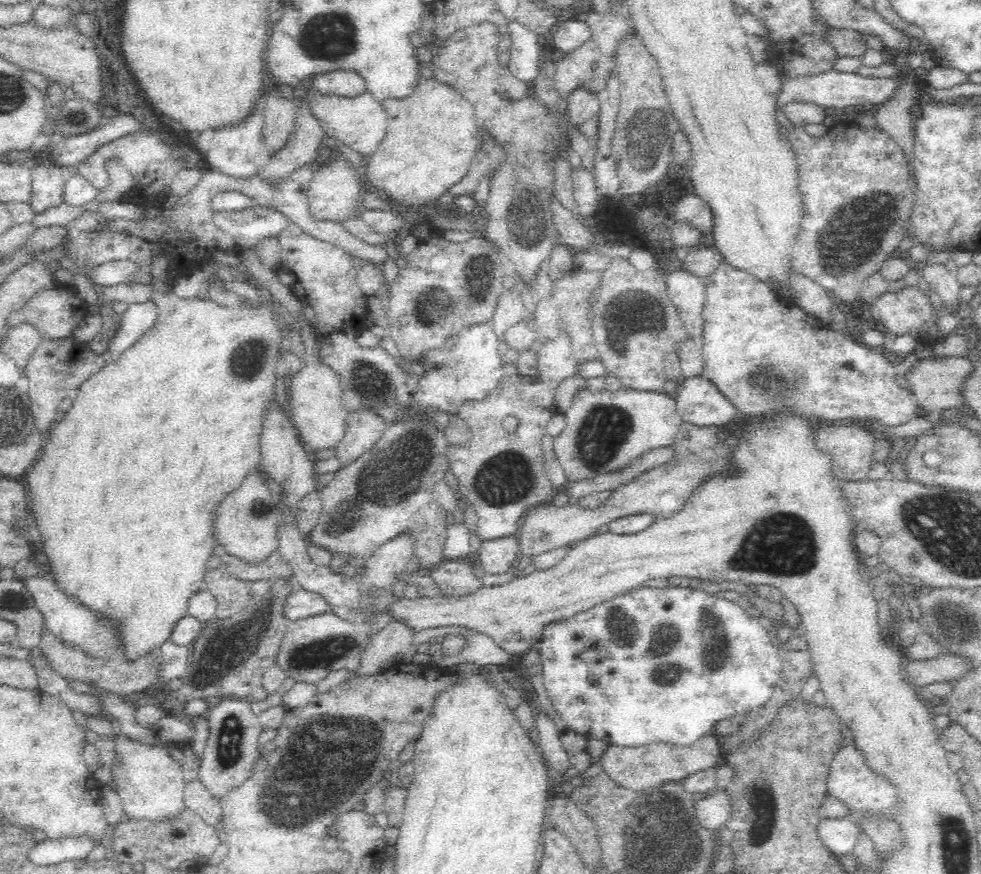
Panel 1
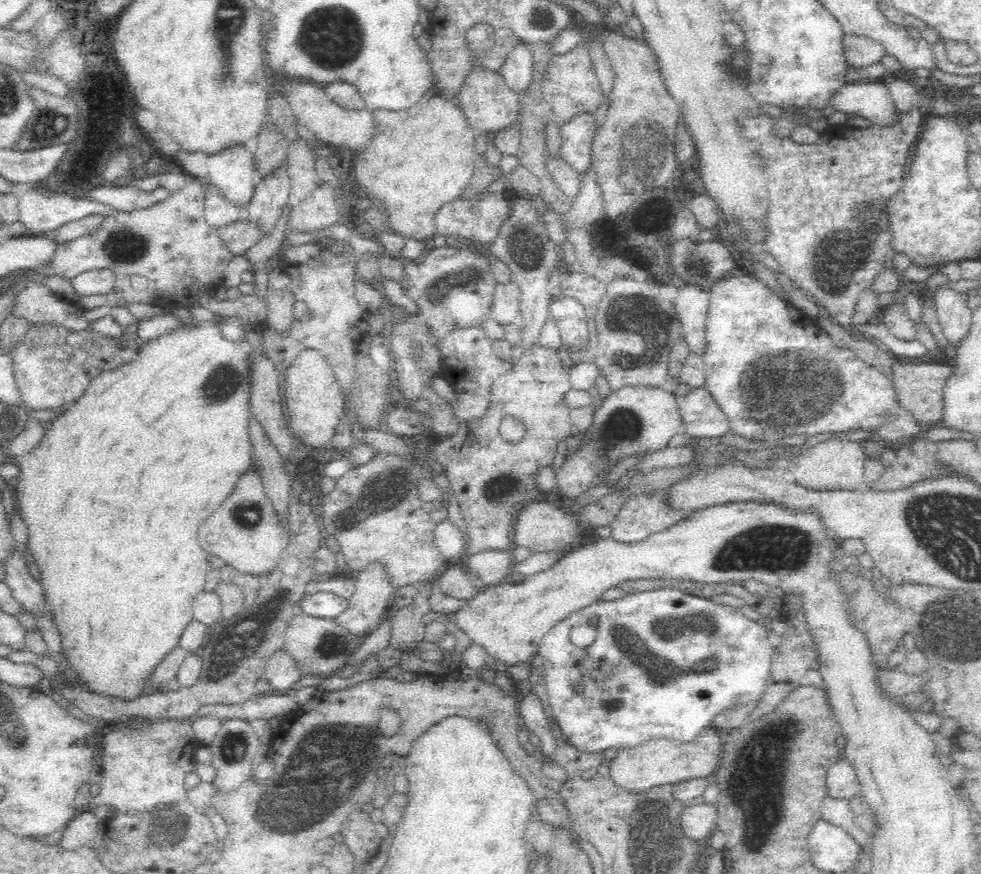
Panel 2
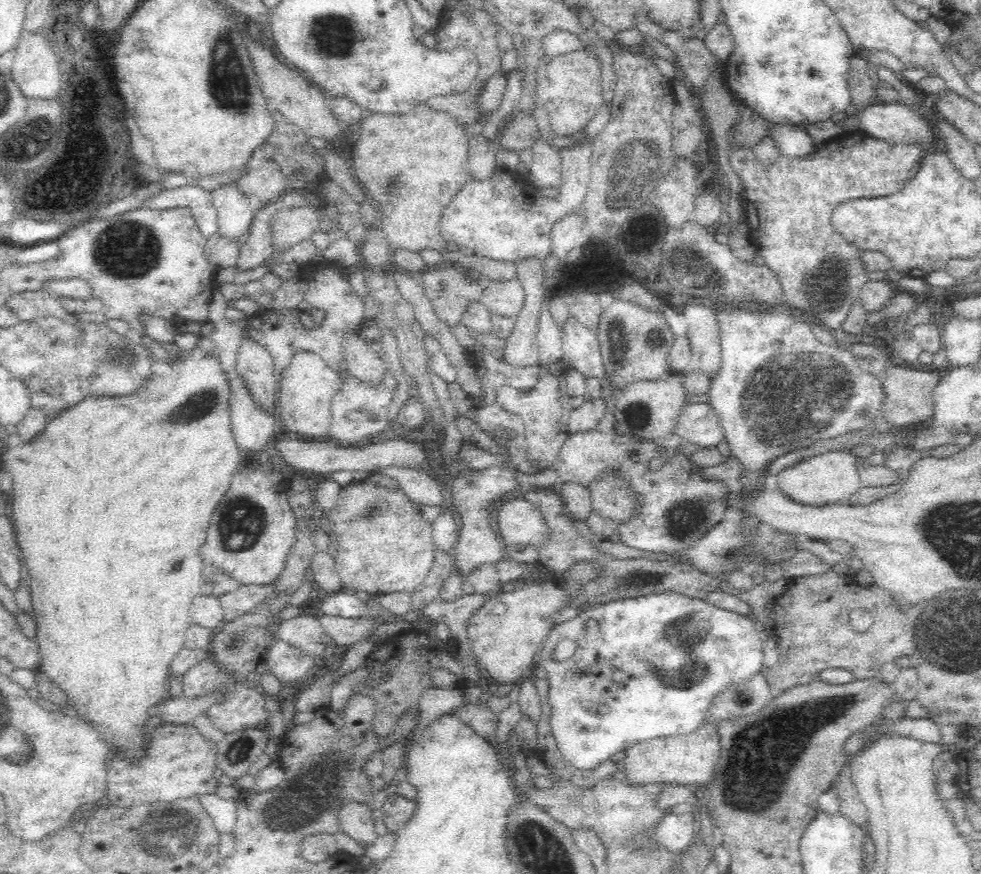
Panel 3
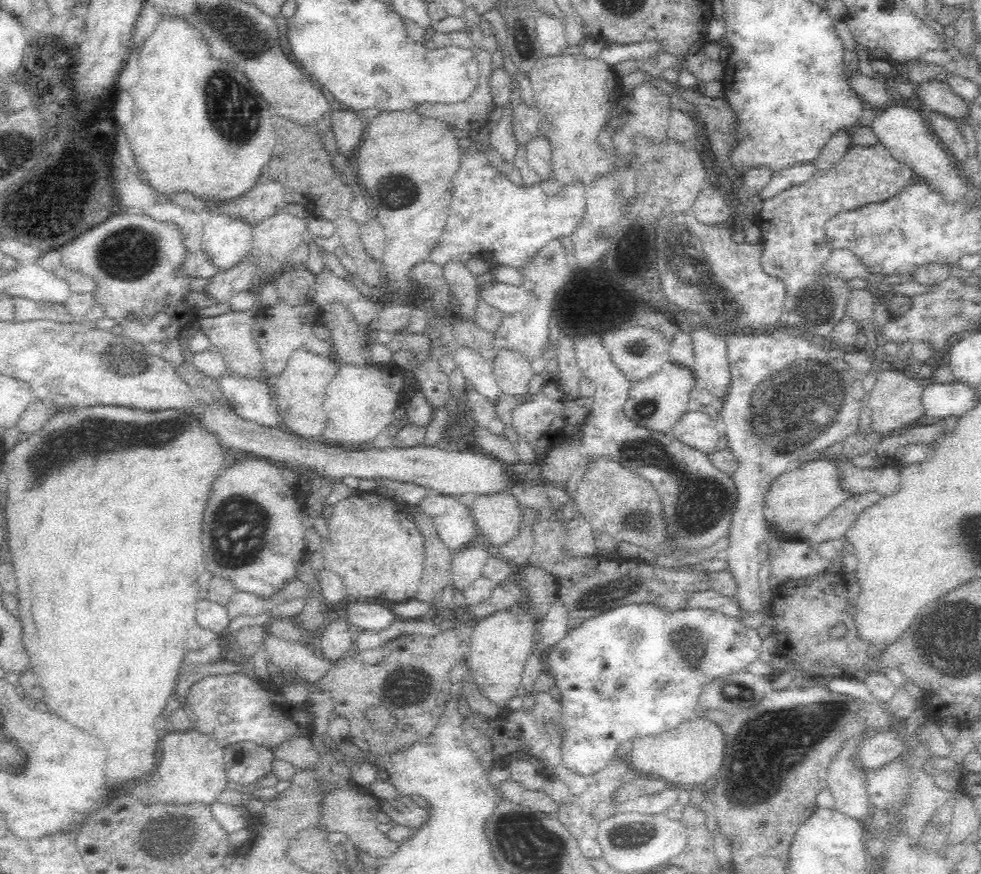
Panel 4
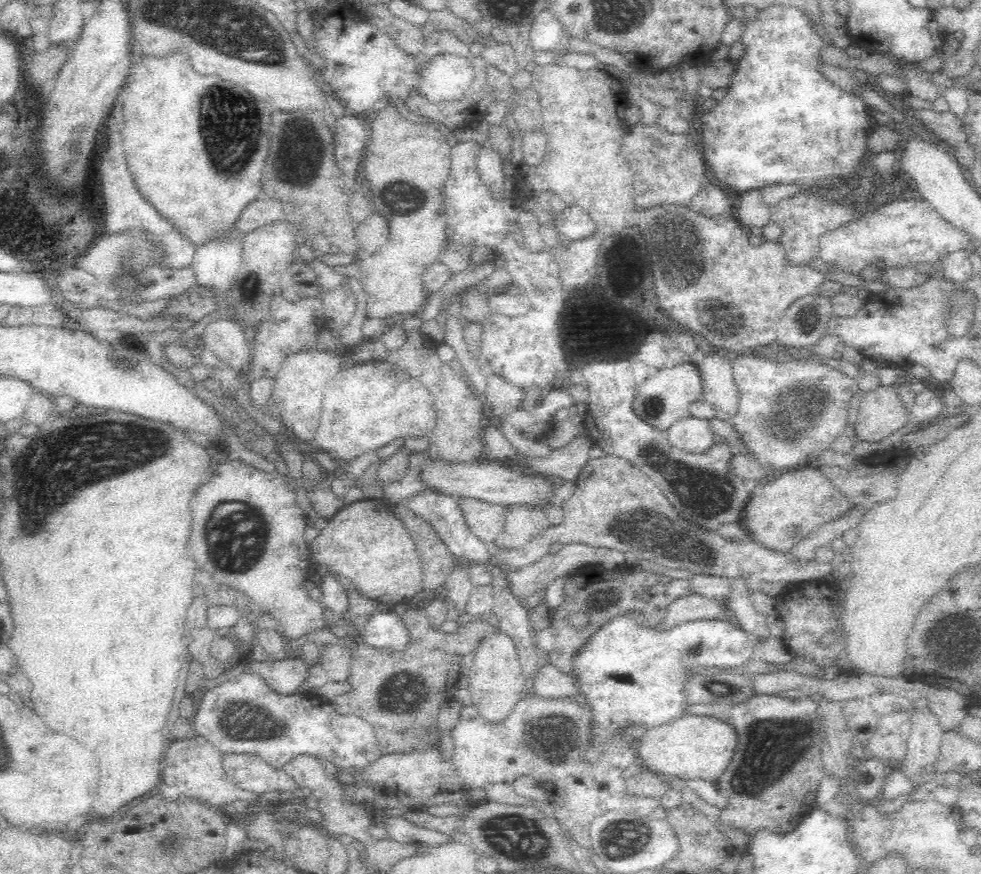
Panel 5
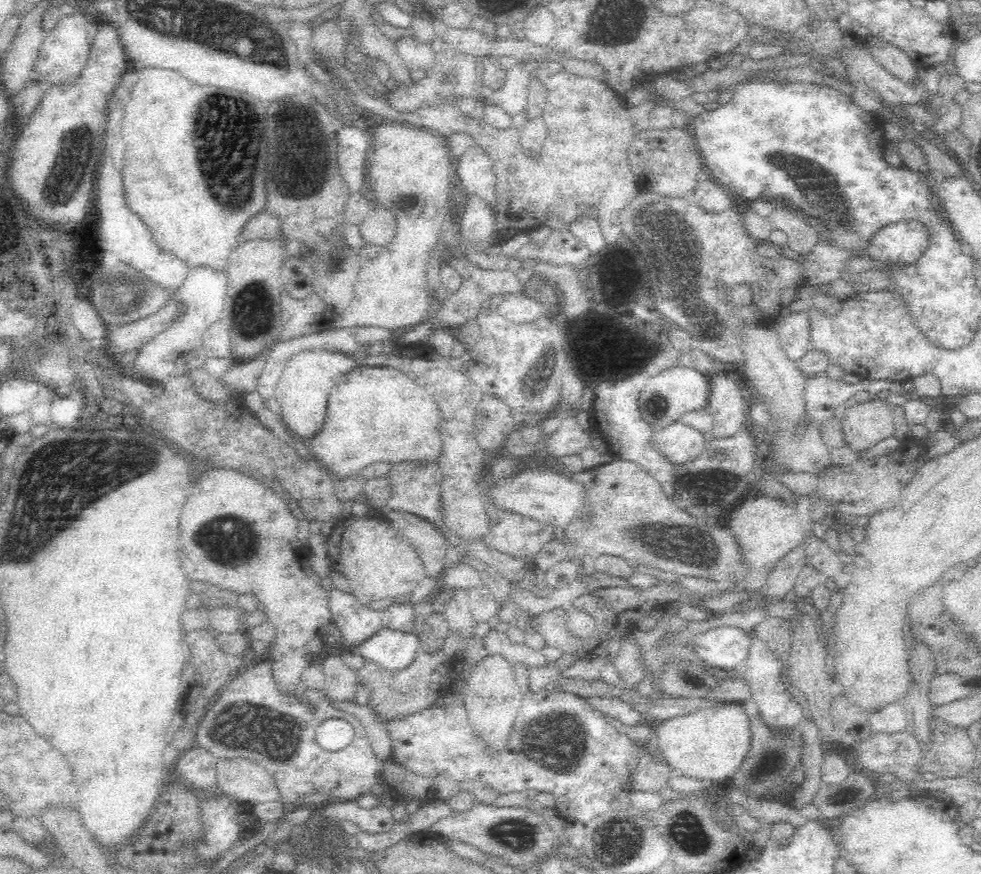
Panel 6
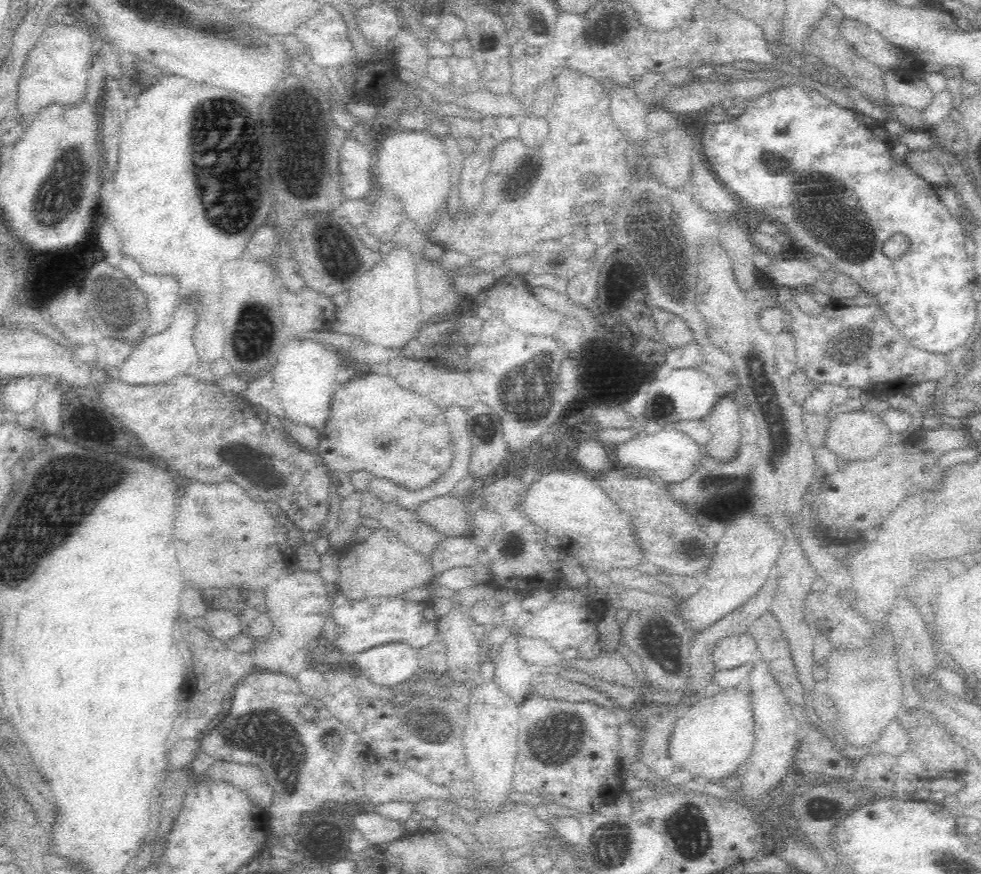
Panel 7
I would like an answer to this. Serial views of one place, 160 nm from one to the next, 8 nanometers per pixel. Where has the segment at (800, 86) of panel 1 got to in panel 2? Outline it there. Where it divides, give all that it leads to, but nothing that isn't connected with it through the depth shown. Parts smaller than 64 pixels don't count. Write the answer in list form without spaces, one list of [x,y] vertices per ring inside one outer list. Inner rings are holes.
[[[873,81],[846,83],[832,107],[847,115],[862,118],[869,126],[888,128],[902,116],[896,112],[896,104],[890,99],[884,84]]]

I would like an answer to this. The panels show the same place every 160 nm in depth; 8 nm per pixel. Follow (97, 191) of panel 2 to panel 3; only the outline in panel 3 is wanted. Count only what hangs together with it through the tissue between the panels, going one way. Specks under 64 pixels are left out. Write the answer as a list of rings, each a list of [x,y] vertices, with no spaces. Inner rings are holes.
[[[186,186],[186,188],[166,189],[161,192],[148,208],[188,208],[198,232],[202,238],[208,238],[216,232],[216,214],[212,208],[212,198],[208,192]]]

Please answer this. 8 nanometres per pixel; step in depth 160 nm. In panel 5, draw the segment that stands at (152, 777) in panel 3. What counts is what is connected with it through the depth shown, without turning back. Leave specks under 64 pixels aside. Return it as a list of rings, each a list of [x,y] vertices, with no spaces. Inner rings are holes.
[[[202,737],[174,741],[167,746],[166,754],[162,760],[170,762],[170,764],[164,764],[168,770],[162,772],[162,782],[158,786],[160,788],[159,794],[178,801],[186,799],[201,801],[209,807],[216,805],[222,808],[237,800],[250,803],[258,808],[262,807],[258,801],[260,795],[240,790],[228,779],[220,764],[221,754],[210,747],[210,744]]]

